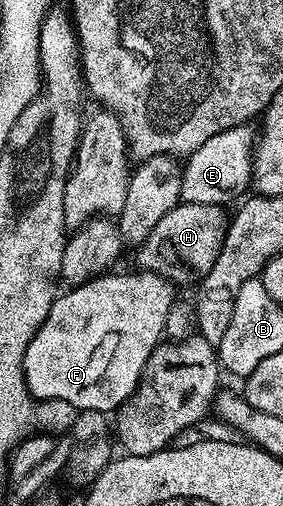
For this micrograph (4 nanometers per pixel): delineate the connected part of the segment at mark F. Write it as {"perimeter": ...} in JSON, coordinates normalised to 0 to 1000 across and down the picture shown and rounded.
{"perimeter":[[[378,538],[293,565],[208,579],[155,640],[113,664],[88,696],[88,755],[127,791],[226,791],[269,810],[413,812],[473,779],[537,696],[576,674],[594,617],[622,603],[618,567],[558,542]]]}

